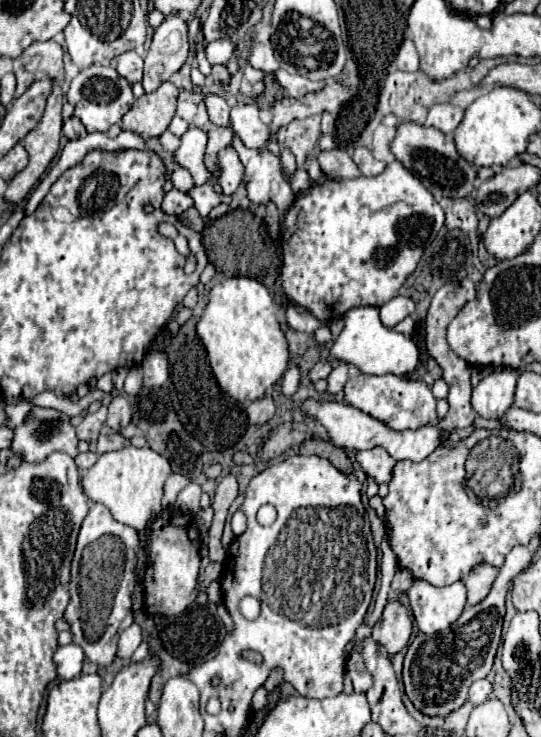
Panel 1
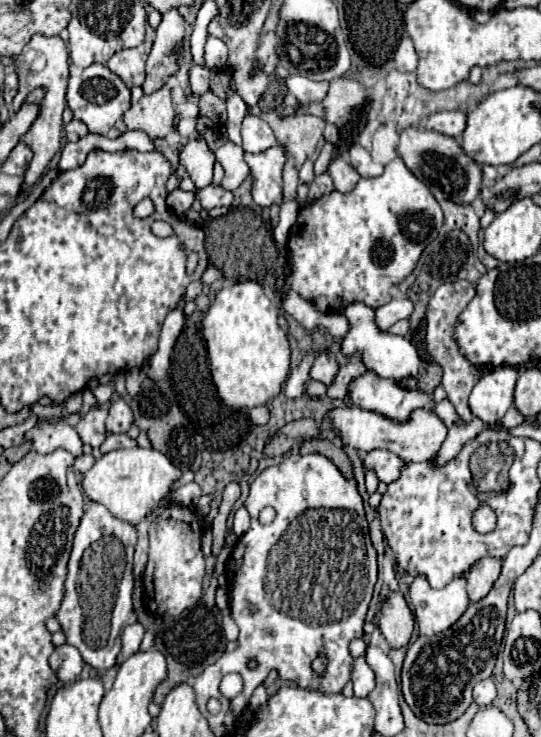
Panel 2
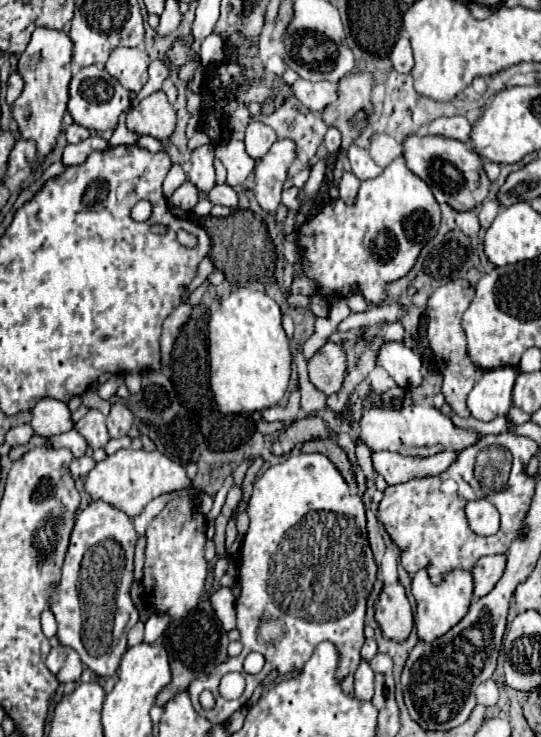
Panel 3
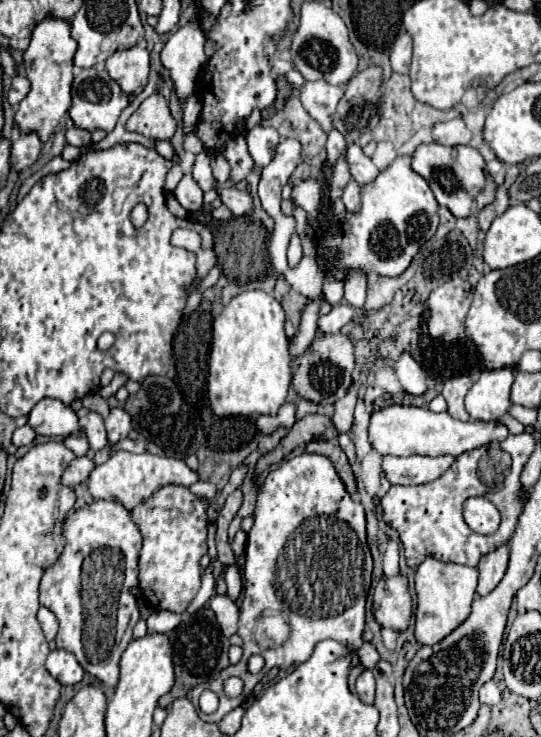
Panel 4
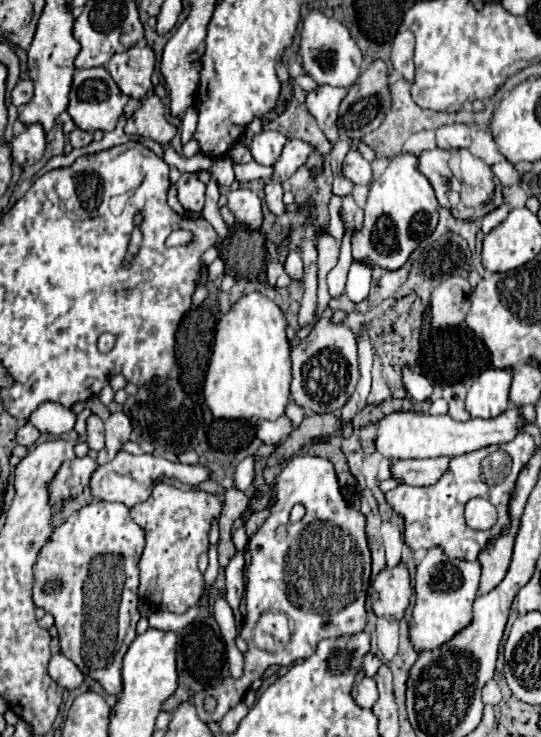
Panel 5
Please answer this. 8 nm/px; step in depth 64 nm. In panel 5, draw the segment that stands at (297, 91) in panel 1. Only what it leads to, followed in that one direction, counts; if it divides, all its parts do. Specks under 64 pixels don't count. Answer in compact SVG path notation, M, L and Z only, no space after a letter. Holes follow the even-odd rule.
M324 84L306 94L306 108L316 118L318 126L331 144L339 138L336 122L338 121L340 102L346 96L346 92L348 92L346 88L334 88L334 86Z

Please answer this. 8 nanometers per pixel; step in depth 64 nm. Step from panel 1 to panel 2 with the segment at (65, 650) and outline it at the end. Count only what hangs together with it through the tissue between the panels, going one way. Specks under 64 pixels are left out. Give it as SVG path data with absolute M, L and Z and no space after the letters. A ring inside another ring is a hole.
M64 644L64 646L58 646L54 650L54 654L50 656L50 666L56 672L58 680L68 684L68 682L78 680L82 666L84 666L84 660L82 660L80 650L76 646Z

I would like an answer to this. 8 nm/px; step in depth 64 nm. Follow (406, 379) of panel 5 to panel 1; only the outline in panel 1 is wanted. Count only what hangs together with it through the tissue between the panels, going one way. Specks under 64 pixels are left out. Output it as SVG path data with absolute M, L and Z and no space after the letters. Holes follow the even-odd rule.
M360 306L346 312L344 328L334 340L330 354L346 364L356 366L362 374L370 374L370 376L378 376L378 374L404 376L404 374L412 374L418 364L416 344L404 334L396 332L394 328L386 328L378 318L378 308L374 306Z

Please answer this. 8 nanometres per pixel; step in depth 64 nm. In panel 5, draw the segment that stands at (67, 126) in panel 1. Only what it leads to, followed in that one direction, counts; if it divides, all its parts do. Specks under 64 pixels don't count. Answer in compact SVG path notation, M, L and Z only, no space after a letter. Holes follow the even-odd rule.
M74 128L74 130L68 134L68 140L70 140L72 148L82 148L82 146L88 146L88 144L92 142L92 132Z

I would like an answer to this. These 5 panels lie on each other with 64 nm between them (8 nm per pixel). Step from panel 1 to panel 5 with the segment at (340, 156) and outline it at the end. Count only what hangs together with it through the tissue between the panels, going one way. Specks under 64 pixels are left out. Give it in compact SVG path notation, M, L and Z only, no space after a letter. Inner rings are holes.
M352 194L344 196L342 210L344 210L344 214L342 214L344 224L350 226L352 230L358 230L358 228L362 226L362 218L364 218L364 214L362 214L362 208L354 202L354 196L352 196Z

